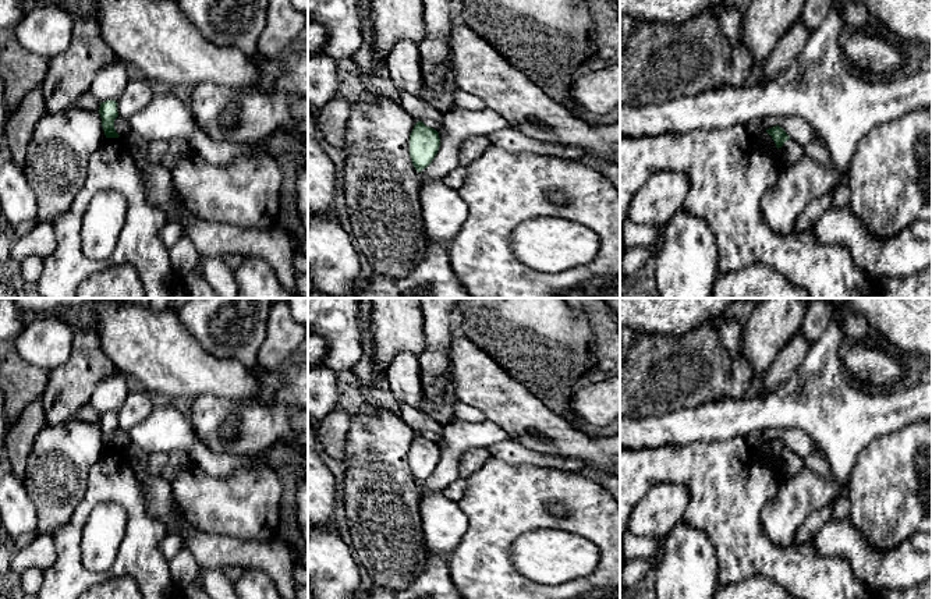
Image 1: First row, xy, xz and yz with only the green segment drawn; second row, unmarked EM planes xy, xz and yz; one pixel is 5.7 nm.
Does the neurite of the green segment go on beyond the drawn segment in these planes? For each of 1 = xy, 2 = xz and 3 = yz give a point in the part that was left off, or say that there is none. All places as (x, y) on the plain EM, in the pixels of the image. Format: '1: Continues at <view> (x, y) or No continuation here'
1: No continuation here
2: No continuation here
3: No continuation here

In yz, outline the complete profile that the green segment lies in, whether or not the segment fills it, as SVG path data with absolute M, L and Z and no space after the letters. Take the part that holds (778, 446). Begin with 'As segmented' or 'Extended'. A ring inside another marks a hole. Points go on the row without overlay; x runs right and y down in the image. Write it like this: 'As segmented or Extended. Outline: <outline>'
As segmented. Outline: M779 437L766 442L766 444L772 449L777 461L782 460L786 453L790 451L786 443L780 440Z

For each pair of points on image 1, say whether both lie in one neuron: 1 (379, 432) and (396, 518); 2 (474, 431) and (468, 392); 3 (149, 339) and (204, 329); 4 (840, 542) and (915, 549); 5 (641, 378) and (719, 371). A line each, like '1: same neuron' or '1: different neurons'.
1: same neuron
2: different neurons
3: different neurons
4: same neuron
5: same neuron

